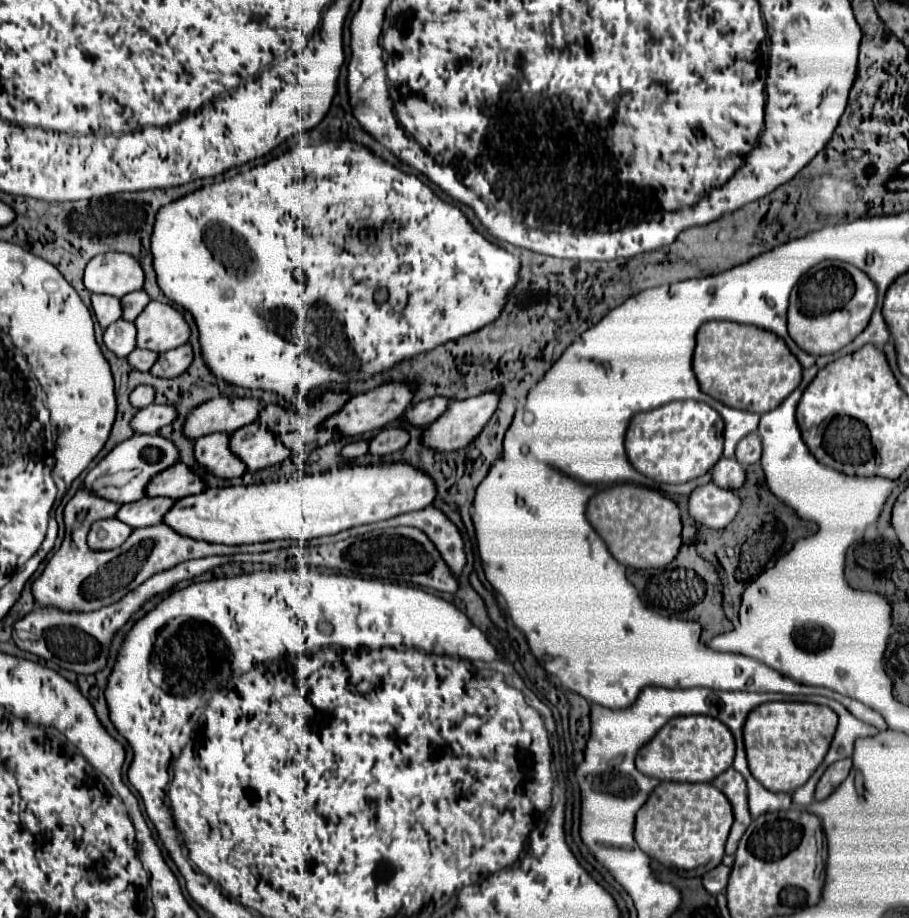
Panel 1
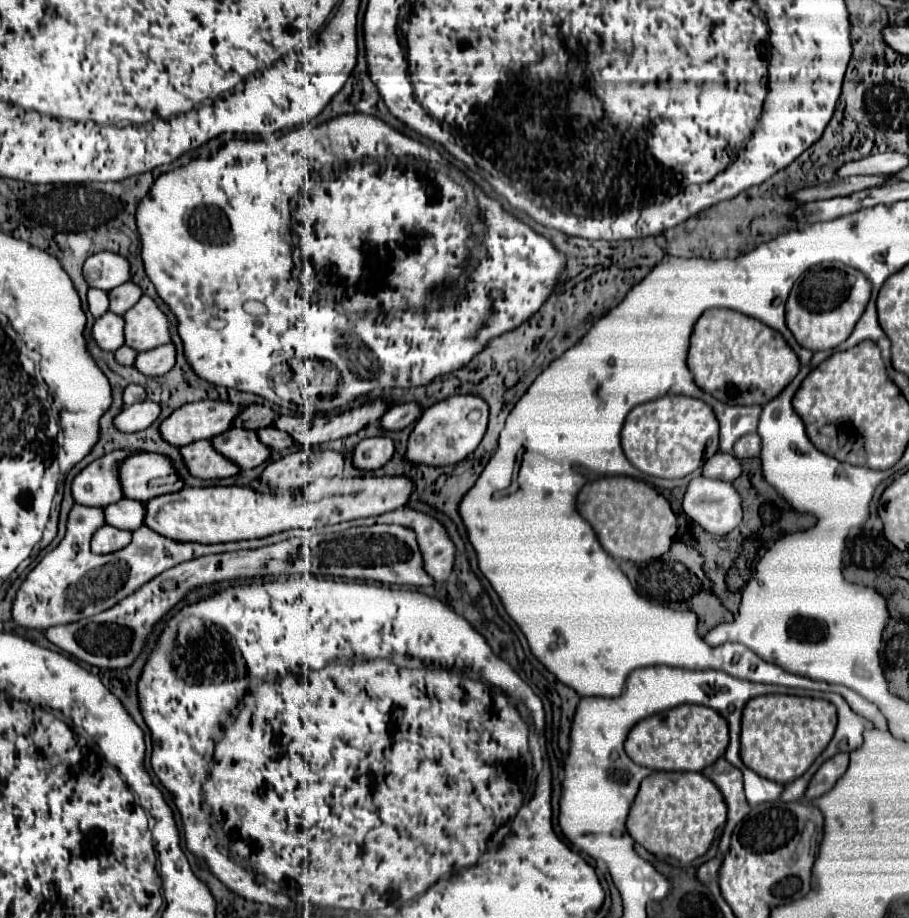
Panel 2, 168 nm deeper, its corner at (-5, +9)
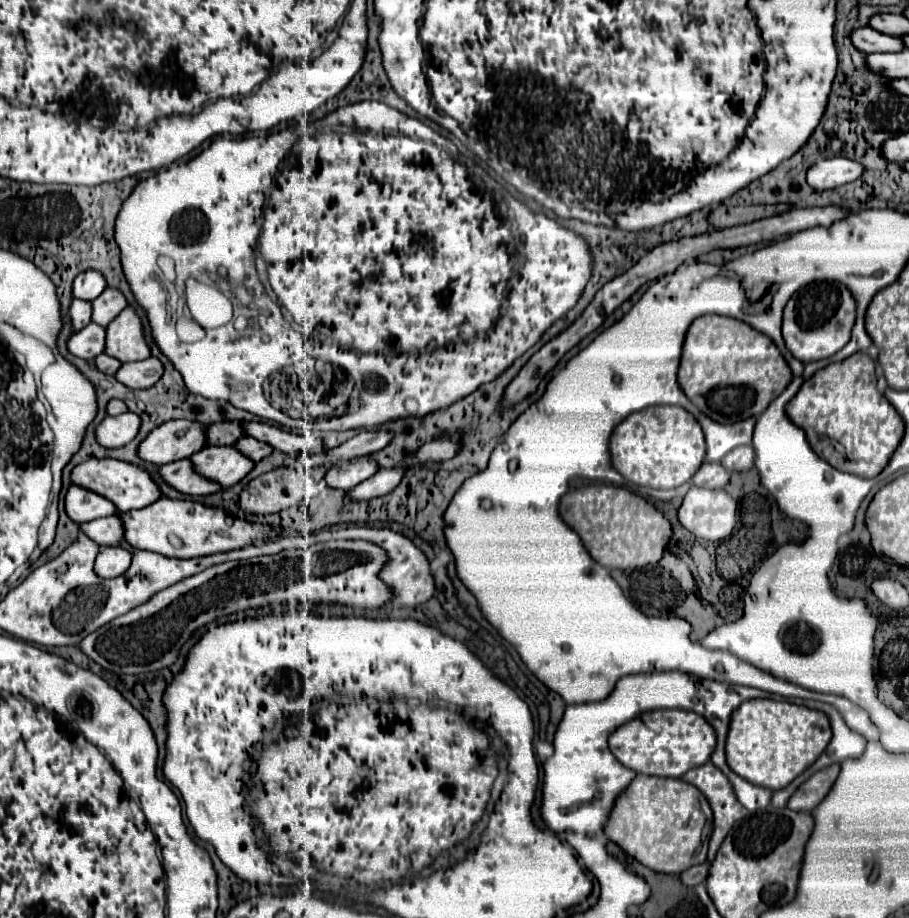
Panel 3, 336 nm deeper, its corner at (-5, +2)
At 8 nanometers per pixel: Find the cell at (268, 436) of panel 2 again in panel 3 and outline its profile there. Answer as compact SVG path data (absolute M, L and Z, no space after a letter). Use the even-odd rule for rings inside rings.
M242 436L242 438L234 444L234 448L236 448L238 452L242 452L244 456L248 456L252 462L260 462L262 458L266 458L266 456L272 452L272 448L270 448L268 444L262 444L262 442L258 442L258 440L250 438L250 436Z

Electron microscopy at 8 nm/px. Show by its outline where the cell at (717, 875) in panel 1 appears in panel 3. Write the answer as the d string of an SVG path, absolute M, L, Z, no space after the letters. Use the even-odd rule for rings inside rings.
M704 862L704 864L698 864L698 866L692 866L692 868L684 870L684 872L680 874L680 880L682 880L682 884L684 884L684 886L694 888L696 884L704 882L704 880L706 880L706 876L708 876L708 864Z

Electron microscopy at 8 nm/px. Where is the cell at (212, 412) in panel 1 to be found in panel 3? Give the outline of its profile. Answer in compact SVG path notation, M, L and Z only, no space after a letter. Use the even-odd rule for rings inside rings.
M190 420L164 422L138 444L138 456L156 466L190 458L204 448L202 428Z

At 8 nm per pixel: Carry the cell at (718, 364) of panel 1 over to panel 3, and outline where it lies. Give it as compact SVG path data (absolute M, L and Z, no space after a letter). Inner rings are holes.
M700 316L688 332L680 354L678 386L708 418L732 424L758 416L788 386L792 372L776 344L742 320L728 316Z

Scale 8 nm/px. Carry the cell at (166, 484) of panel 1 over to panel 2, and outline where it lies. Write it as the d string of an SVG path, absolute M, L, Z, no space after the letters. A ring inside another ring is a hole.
M140 453L120 465L120 481L124 497L150 501L158 495L176 493L184 487L170 457L160 453Z

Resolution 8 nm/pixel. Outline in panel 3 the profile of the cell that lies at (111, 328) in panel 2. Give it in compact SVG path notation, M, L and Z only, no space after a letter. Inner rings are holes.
M88 324L80 332L72 334L66 342L70 354L84 358L88 362L94 360L94 356L102 354L102 344L104 344L104 328L96 324Z

